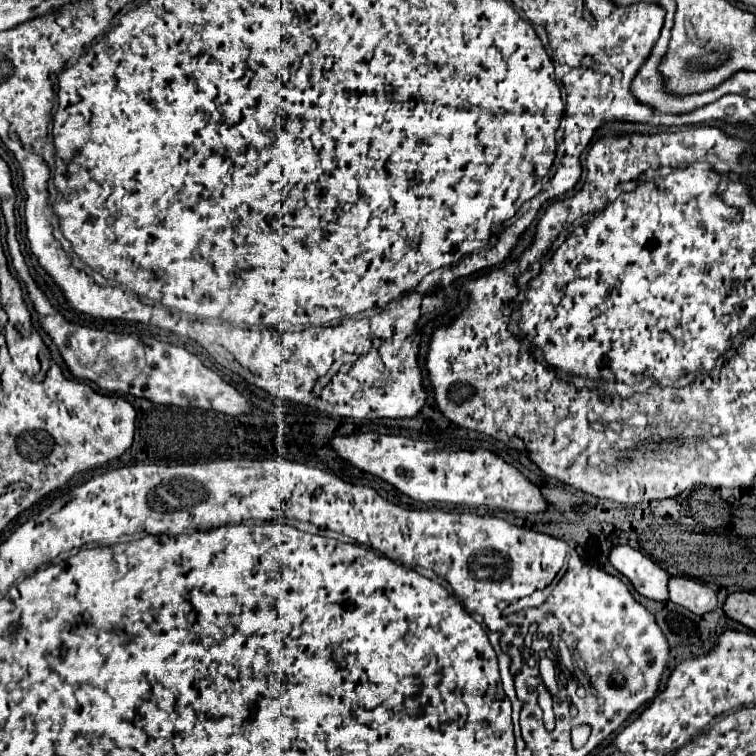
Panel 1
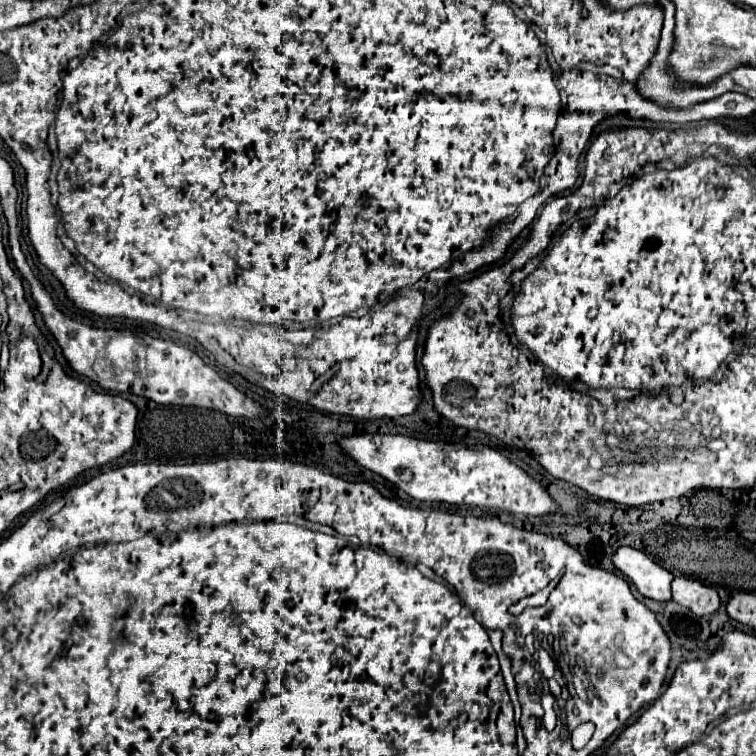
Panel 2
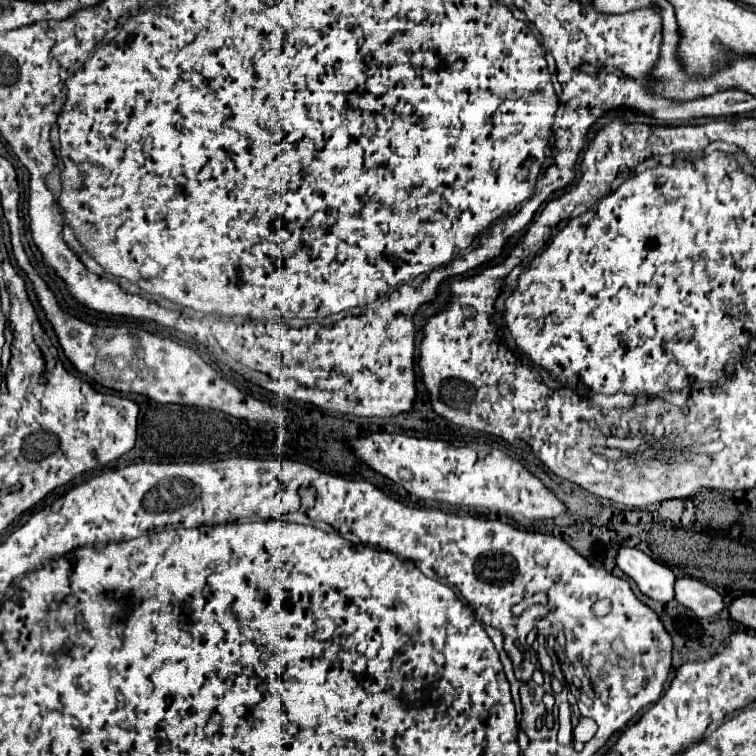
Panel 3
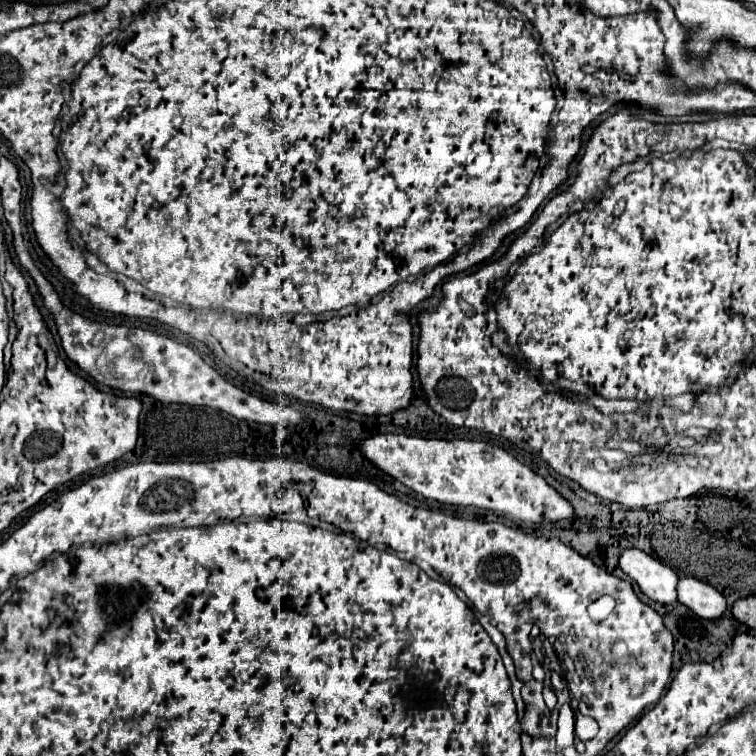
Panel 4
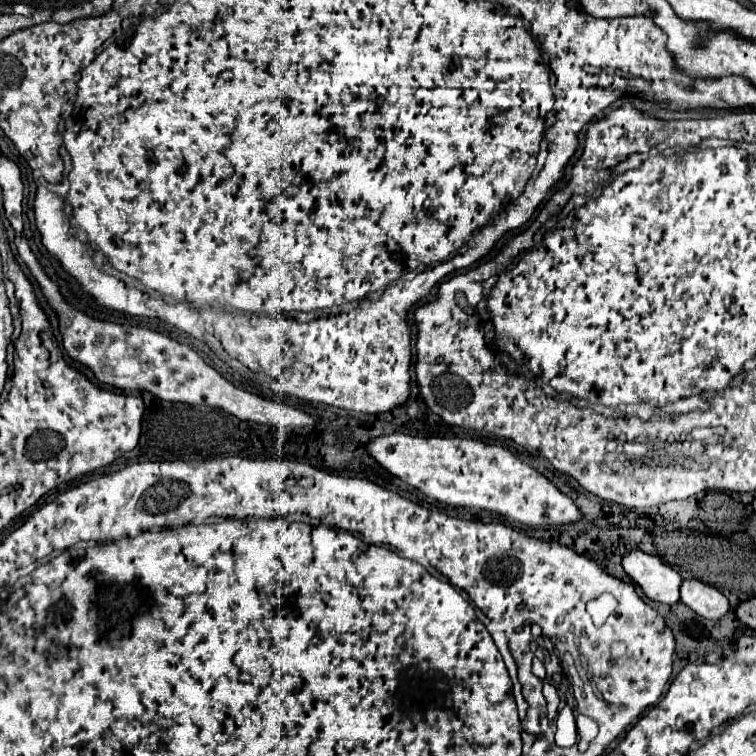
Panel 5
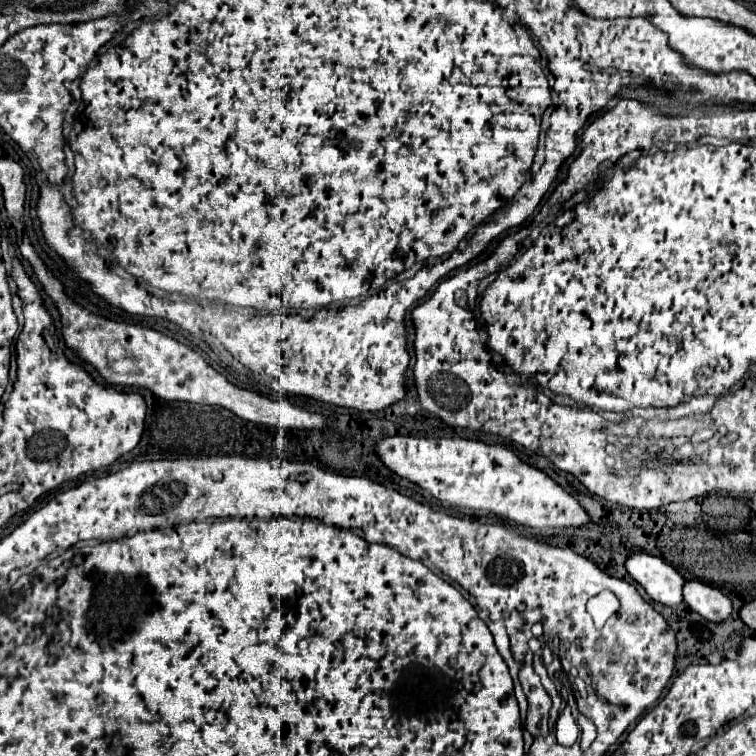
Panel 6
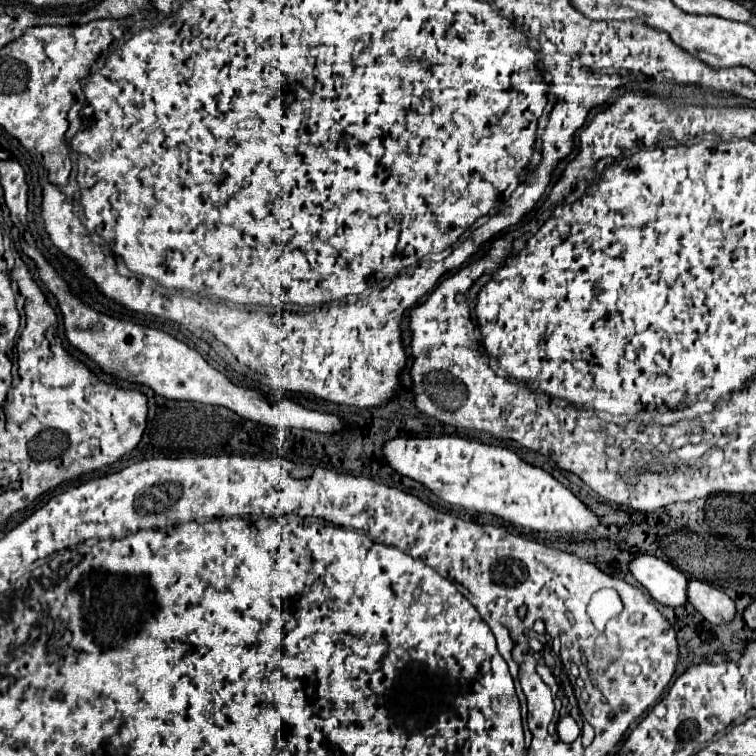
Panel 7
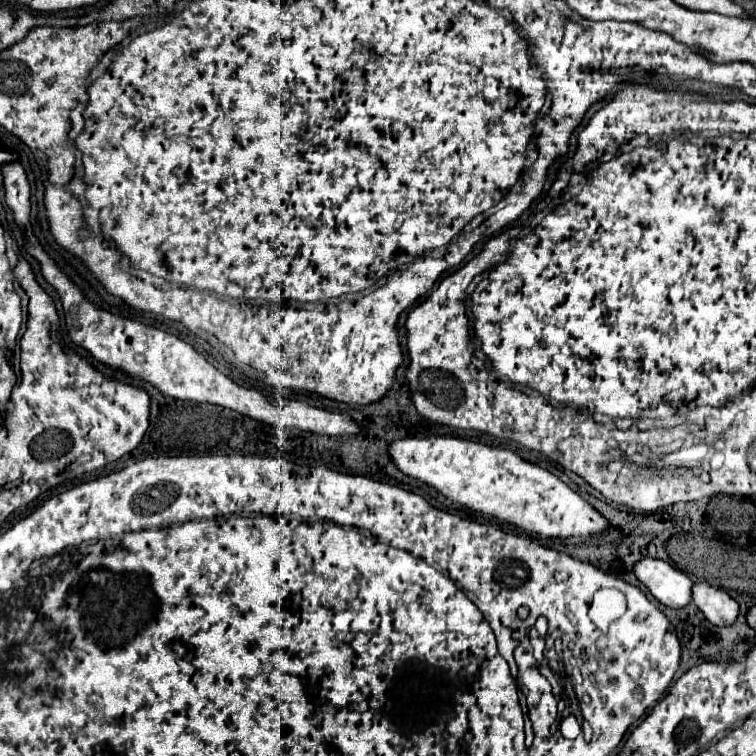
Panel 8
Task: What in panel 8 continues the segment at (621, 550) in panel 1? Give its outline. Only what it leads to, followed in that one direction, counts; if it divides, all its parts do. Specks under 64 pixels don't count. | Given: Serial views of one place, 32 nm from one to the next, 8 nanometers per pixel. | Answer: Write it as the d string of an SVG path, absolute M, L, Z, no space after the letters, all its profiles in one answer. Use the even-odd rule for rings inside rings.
M646 556L634 564L634 574L650 594L668 608L684 608L692 600L692 580L664 560Z

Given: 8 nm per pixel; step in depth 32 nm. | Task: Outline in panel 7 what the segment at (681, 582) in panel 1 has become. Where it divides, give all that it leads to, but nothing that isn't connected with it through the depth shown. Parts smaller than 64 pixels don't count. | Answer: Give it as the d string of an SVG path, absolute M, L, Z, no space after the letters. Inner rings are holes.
M690 580L690 586L686 588L686 598L688 604L692 604L694 610L712 624L728 624L736 614L734 600L728 598L720 588L704 580Z

